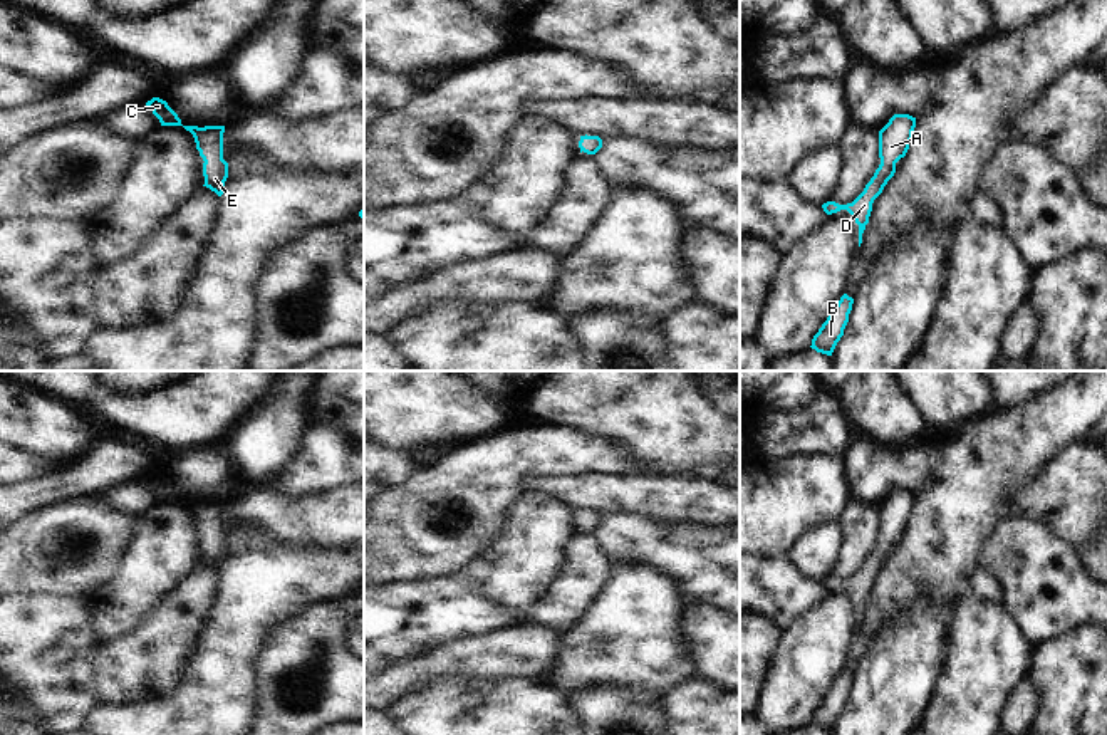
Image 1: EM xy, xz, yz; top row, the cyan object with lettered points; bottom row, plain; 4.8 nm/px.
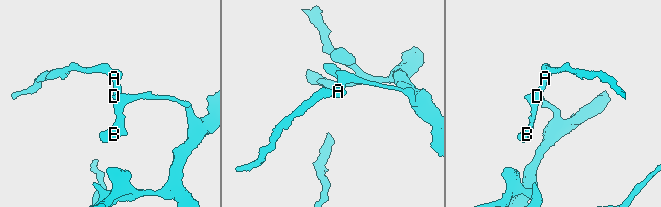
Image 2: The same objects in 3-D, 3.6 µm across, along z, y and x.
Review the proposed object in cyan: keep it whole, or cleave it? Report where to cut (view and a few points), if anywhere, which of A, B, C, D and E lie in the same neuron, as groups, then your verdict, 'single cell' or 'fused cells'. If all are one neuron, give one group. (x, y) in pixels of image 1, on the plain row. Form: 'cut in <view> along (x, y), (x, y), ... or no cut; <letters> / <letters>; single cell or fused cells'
no cut; A B C D E; single cell

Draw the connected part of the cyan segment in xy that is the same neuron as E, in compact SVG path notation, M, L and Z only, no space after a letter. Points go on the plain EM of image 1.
M183 502L195 513L196 525L203 534L205 560L218 572L223 571L223 562L228 554L228 539L223 535L223 508L225 502Z

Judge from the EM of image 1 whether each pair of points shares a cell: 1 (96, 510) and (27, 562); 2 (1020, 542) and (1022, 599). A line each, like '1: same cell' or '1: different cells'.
1: same cell
2: same cell

